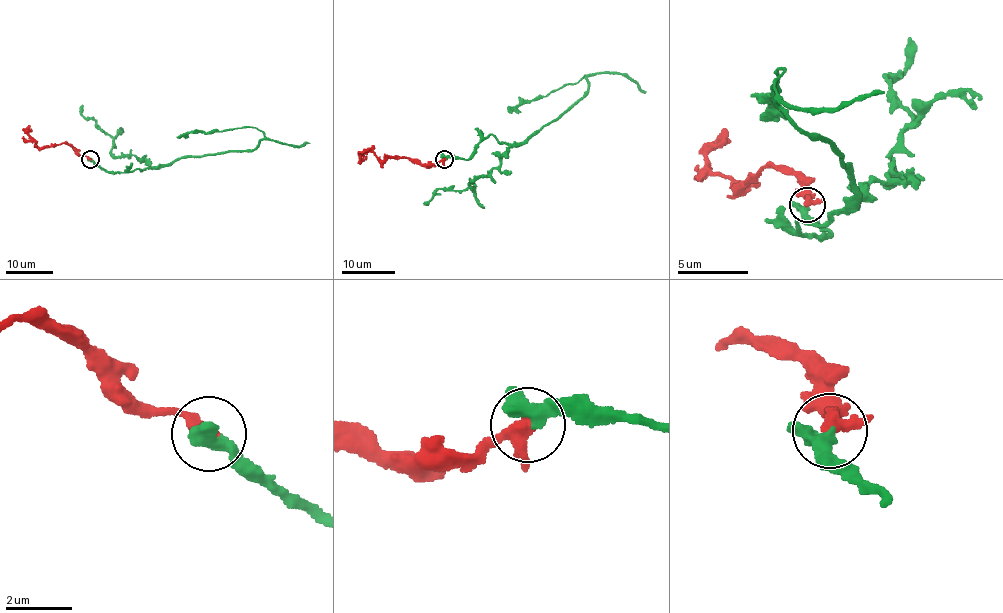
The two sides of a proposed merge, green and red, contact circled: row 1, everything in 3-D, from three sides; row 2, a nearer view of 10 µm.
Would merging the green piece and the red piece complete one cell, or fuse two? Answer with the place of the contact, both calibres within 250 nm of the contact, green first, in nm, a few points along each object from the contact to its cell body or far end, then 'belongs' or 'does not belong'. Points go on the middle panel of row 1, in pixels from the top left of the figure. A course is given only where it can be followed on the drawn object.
place (444, 159); calibres 320 and 320 nm; course green (445, 159), (467, 158), (490, 135), (500, 143), (526, 143), (586, 92), (588, 75), (507, 109); course red (444, 159), (439, 163), (424, 164), (409, 158), (387, 156), (382, 160), (371, 152), (365, 152), (361, 161); belongs

